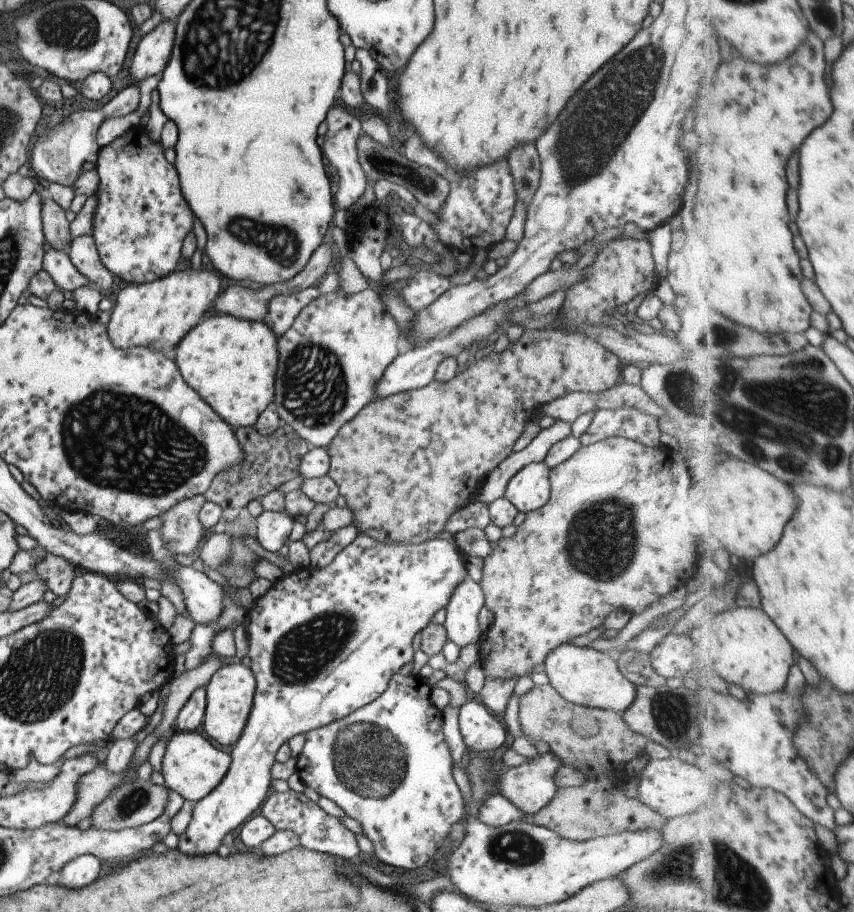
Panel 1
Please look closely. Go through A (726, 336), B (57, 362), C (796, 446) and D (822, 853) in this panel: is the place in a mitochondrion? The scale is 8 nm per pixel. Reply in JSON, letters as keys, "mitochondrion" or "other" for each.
{"A":"mitochondrion","B":"other","C":"mitochondrion","D":"other"}

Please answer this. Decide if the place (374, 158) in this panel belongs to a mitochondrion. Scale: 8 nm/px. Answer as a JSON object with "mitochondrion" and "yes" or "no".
{"mitochondrion":"yes"}

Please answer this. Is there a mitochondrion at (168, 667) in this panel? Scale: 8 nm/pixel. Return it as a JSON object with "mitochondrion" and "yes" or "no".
{"mitochondrion":"no"}

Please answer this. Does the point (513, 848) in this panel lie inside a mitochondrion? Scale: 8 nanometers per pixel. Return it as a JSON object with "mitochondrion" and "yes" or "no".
{"mitochondrion":"yes"}

